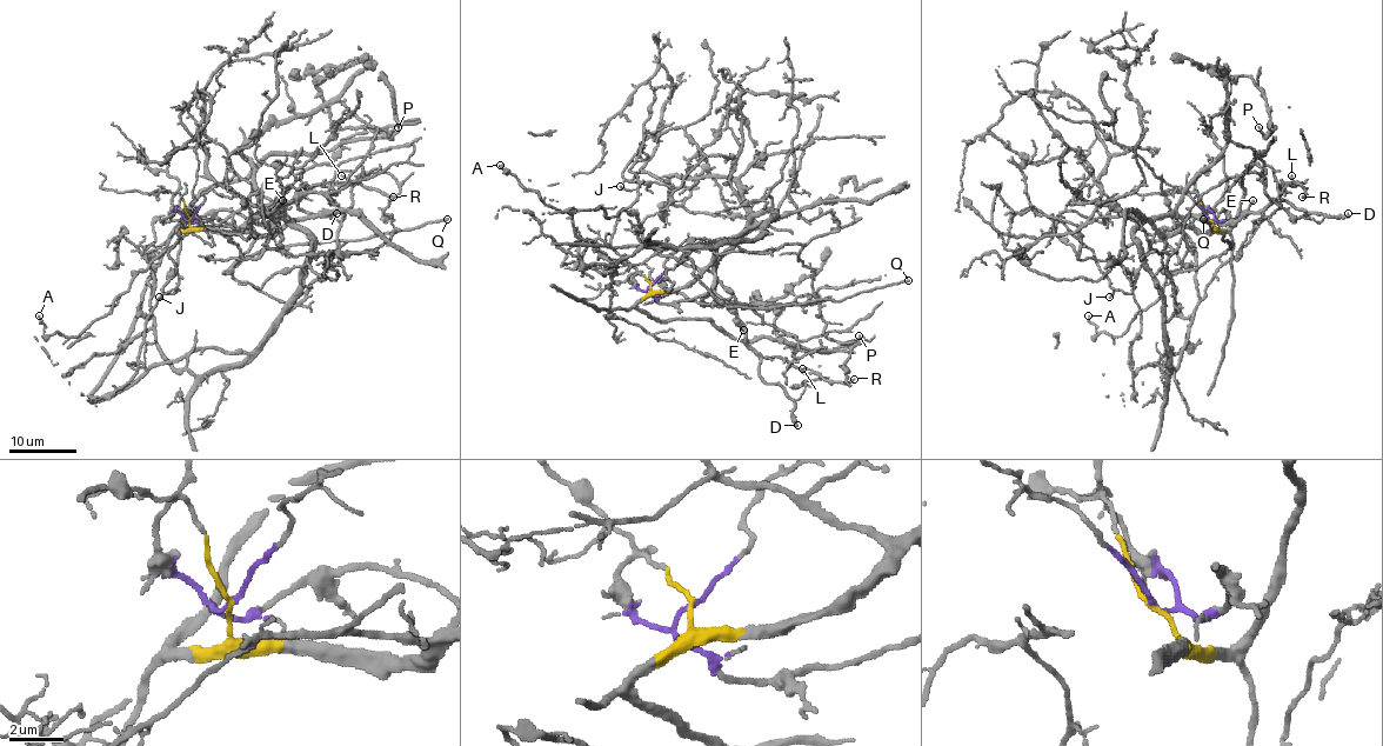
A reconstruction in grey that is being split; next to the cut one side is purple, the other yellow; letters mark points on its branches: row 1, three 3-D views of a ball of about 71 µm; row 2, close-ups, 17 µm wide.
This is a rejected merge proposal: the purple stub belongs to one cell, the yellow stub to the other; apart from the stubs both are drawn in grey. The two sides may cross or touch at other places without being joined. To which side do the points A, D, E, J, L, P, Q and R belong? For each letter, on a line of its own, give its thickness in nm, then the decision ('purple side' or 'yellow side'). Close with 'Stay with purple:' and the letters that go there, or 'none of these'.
A: 140 nm thick; yellow side
D: 220 nm thick; purple side
E: 130 nm thick; purple side
J: 120 nm thick; yellow side
L: 100 nm thick; purple side
P: 120 nm thick; yellow side
Q: 200 nm thick; yellow side
R: 200 nm thick; purple side
Stay with purple: D, E, L, R

